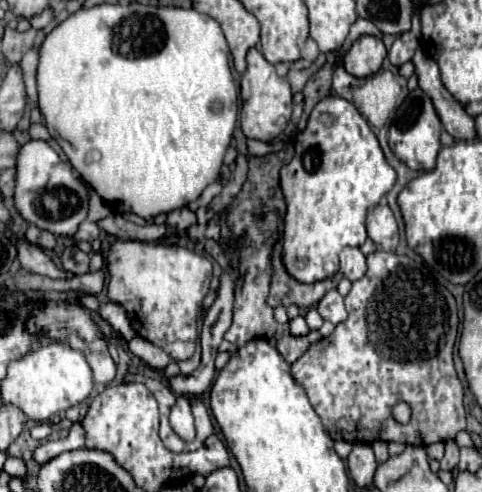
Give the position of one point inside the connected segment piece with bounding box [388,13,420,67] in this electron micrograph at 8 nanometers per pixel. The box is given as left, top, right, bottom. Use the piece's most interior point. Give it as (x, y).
(403, 49)

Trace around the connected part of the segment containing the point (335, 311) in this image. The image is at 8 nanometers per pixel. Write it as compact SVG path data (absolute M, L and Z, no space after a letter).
M336 289L328 291L328 293L320 299L320 303L316 305L316 311L322 315L322 319L326 319L326 321L330 321L330 323L334 323L334 325L342 323L342 321L348 317L346 307L344 307L344 299L342 299L342 295L340 295Z

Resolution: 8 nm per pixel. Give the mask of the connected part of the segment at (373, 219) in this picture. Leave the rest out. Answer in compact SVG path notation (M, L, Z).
M384 201L368 211L366 231L368 231L368 237L376 243L376 247L384 251L396 251L398 225L390 207Z

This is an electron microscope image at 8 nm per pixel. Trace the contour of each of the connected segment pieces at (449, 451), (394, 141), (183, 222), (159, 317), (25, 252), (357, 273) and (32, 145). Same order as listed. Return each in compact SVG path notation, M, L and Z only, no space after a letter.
M448 439L446 441L446 453L444 453L442 461L440 461L440 469L452 471L456 465L458 465L458 445L456 445L454 439Z
M414 89L396 111L396 117L388 131L388 143L390 143L390 149L398 155L398 159L404 161L410 169L432 171L436 165L436 155L440 151L440 131L442 131L440 117L430 97L422 89Z
M180 207L180 209L174 209L172 213L168 213L166 223L170 227L174 227L174 229L184 231L184 229L188 229L188 227L192 227L196 223L196 215L188 207Z
M116 239L110 243L110 251L106 255L106 269L110 275L108 281L108 299L122 305L128 313L128 319L134 331L164 349L172 359L190 359L198 339L198 313L204 295L208 293L208 277L212 275L212 263L194 251L188 251L178 245L150 245L144 241L122 241Z
M18 241L18 259L20 259L24 269L38 273L38 275L46 275L46 277L52 277L52 279L74 277L74 273L70 273L66 269L58 269L54 265L54 261L40 247L28 245L28 241Z
M346 247L340 253L340 271L346 279L358 281L366 273L366 257L358 247Z
M30 139L16 153L14 207L24 221L52 235L72 237L88 215L88 189L60 153L42 139Z

